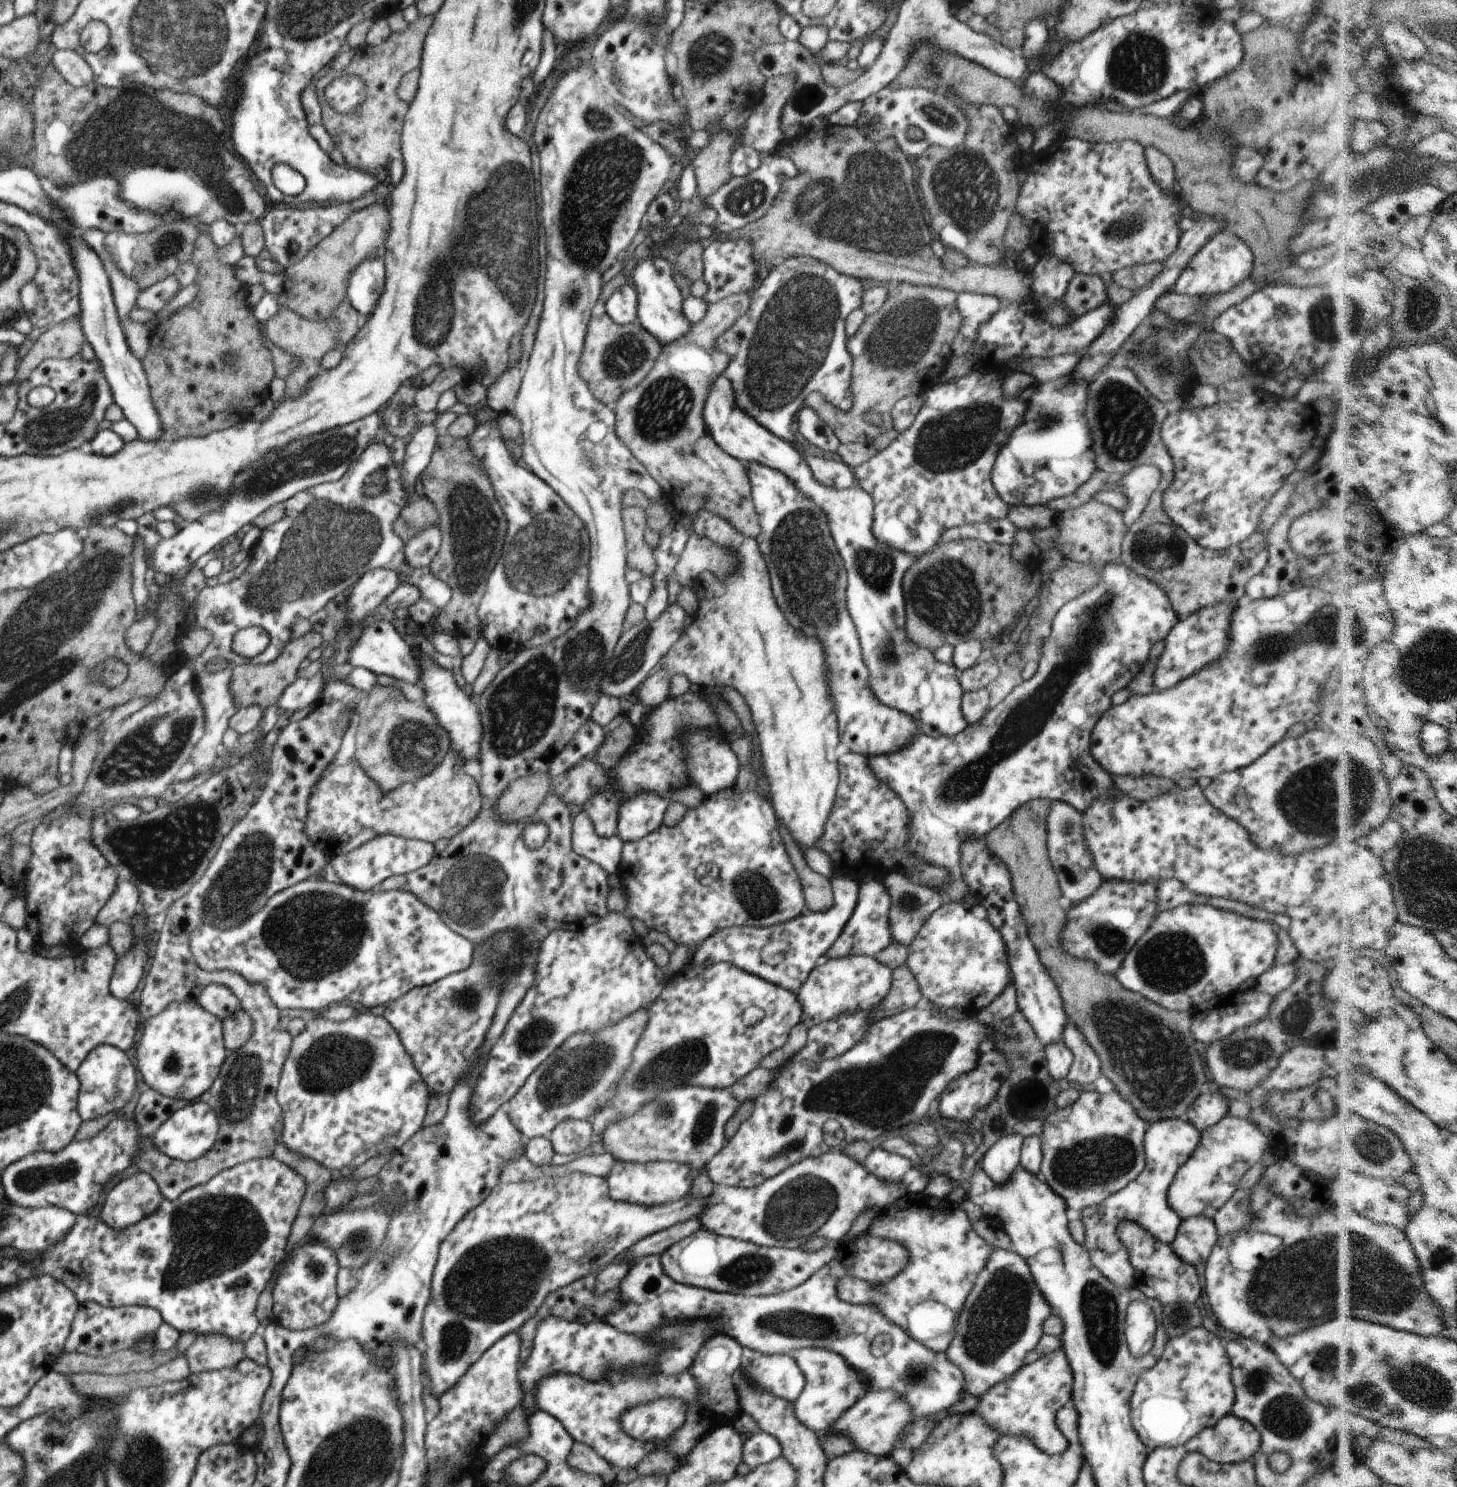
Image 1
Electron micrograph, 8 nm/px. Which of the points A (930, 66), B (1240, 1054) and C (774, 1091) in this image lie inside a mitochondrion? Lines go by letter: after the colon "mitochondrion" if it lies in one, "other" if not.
A: mitochondrion
B: mitochondrion
C: other

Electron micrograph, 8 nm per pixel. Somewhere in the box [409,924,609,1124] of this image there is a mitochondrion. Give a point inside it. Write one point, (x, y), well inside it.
(562, 1078)

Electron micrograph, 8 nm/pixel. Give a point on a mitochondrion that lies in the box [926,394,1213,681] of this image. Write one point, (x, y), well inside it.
(1154, 547)

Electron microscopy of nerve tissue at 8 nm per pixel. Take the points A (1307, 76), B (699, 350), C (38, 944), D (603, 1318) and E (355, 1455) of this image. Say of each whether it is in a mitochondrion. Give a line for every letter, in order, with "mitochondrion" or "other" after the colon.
A: other
B: other
C: other
D: other
E: mitochondrion

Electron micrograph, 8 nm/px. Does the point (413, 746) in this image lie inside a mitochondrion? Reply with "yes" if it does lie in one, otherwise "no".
yes

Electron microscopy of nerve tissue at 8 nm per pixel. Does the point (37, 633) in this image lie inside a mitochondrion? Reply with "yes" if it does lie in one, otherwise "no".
yes

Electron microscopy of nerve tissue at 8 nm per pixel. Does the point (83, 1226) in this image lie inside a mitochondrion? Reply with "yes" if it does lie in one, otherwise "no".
no

